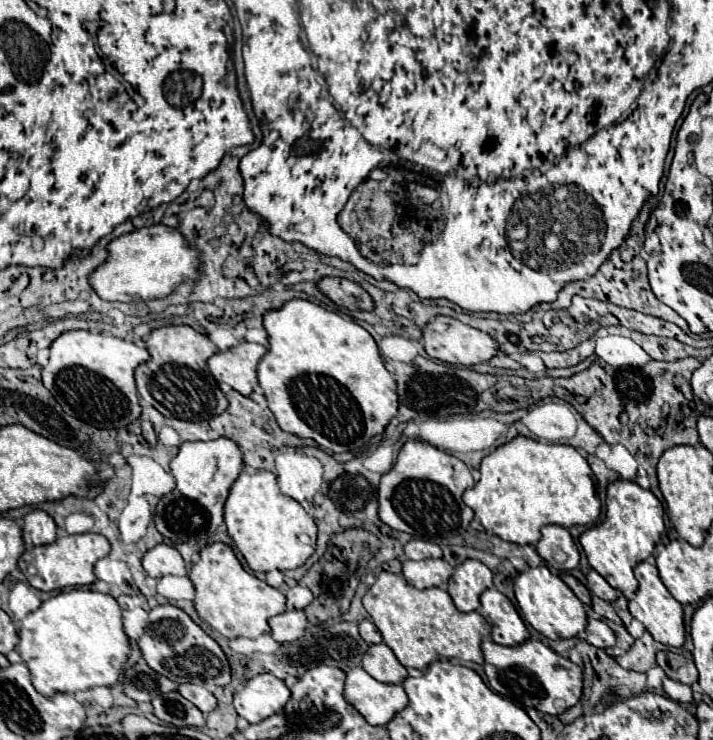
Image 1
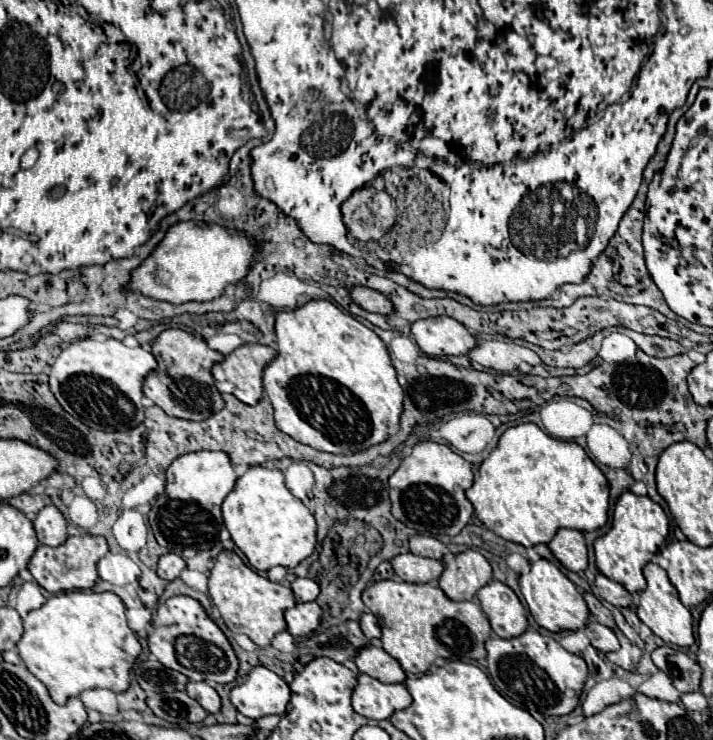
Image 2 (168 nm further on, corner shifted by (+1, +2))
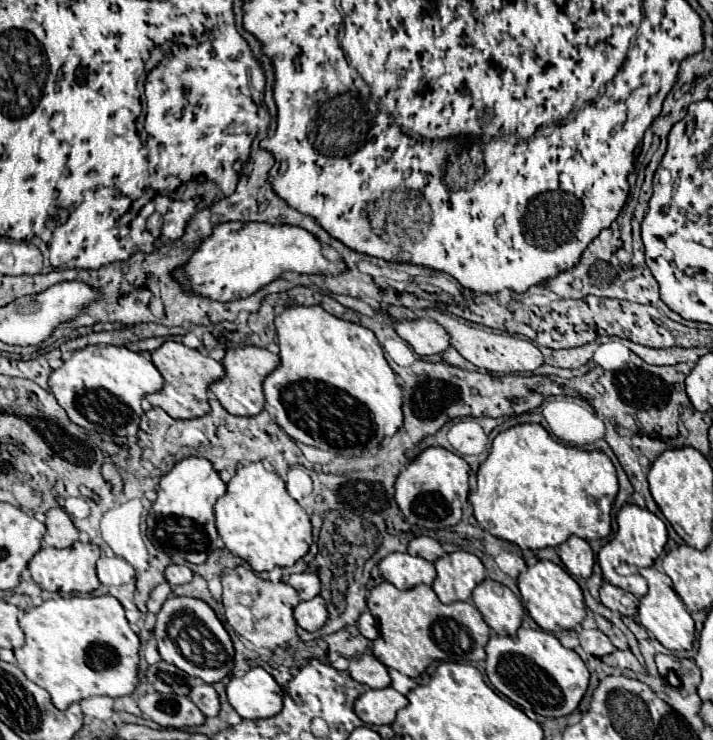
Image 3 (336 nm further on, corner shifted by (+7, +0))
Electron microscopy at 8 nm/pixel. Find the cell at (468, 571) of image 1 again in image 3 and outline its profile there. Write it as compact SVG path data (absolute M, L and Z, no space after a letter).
M464 550L444 554L442 558L434 562L434 566L436 566L438 576L432 584L432 590L444 604L468 600L472 590L486 576L480 558Z

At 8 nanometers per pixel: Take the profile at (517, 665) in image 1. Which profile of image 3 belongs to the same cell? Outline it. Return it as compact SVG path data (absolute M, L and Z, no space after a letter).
M518 628L516 636L498 636L492 634L486 644L486 674L492 682L492 686L504 694L514 704L522 706L522 710L532 710L542 716L568 716L574 712L588 688L588 668L582 662L582 658L560 644L560 640L544 630L532 630L532 628Z

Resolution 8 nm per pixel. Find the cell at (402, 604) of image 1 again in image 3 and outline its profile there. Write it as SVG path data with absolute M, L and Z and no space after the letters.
M382 582L372 588L368 608L380 624L380 636L374 640L372 654L384 666L410 678L418 678L432 662L470 664L486 658L484 646L488 642L490 628L478 608L470 602L442 604L426 584L412 590L398 590L390 582Z

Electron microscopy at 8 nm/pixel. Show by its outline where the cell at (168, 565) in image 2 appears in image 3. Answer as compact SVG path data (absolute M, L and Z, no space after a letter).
M170 564L166 568L166 580L172 584L172 586L178 586L178 584L186 584L192 580L194 572L188 568L188 566L176 566L176 564Z

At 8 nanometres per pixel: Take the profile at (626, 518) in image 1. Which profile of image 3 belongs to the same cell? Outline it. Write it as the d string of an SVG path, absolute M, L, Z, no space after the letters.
M626 504L618 512L616 522L618 522L618 532L598 552L598 562L604 572L604 580L626 592L632 592L636 598L642 598L648 592L648 586L646 586L646 580L638 572L640 572L640 568L652 566L654 560L662 554L662 550L668 542L666 524L656 514L648 512L646 508L638 508L636 504Z

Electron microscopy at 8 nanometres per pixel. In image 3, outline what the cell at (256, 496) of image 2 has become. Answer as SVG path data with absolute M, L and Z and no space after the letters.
M260 462L242 464L228 482L226 494L214 506L216 528L226 548L246 560L254 572L294 566L312 544L312 526L304 508L290 498L284 480Z

